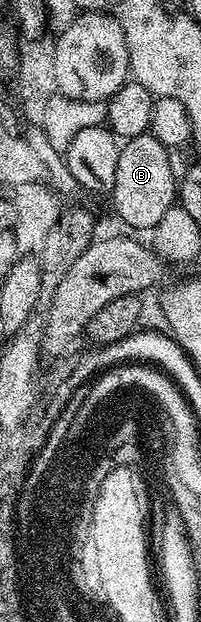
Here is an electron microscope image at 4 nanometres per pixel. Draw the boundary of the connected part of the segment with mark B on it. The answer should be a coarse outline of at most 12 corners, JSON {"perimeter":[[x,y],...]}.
{"perimeter":[[151,132],[125,140],[110,194],[132,231],[178,201],[170,150]]}

